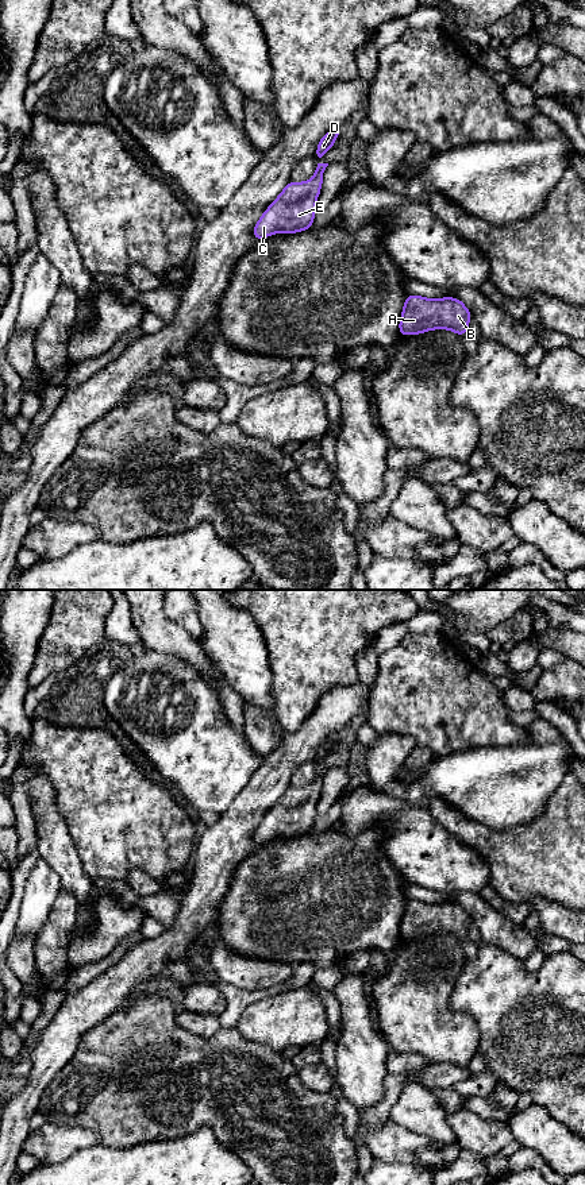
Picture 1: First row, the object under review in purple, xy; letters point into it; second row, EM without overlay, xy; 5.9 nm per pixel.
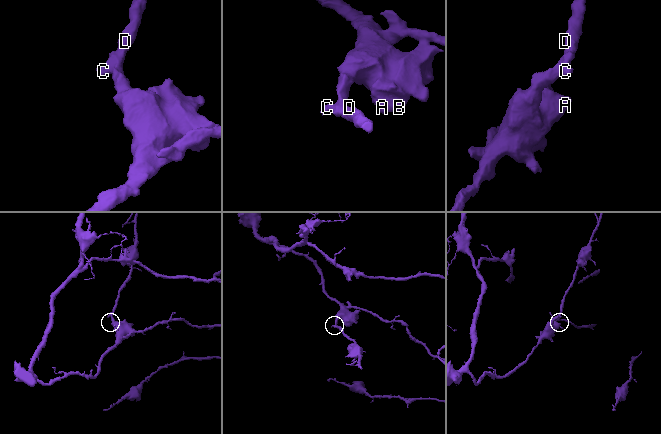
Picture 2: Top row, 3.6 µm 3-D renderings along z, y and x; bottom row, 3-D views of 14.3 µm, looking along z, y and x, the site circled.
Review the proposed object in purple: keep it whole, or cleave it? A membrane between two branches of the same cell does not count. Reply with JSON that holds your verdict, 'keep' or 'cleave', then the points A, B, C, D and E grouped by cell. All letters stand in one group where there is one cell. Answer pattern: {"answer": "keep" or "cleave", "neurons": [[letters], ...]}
{"answer": "keep", "neurons": [["A", "B", "C", "D", "E"]]}

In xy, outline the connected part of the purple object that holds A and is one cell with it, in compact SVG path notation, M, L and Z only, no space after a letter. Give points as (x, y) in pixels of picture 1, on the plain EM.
M408 899L399 929L399 939L420 939L432 934L450 934L463 942L472 918L465 908L455 902L438 904Z

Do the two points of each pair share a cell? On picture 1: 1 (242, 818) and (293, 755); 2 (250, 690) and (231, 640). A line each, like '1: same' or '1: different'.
1: same
2: same

